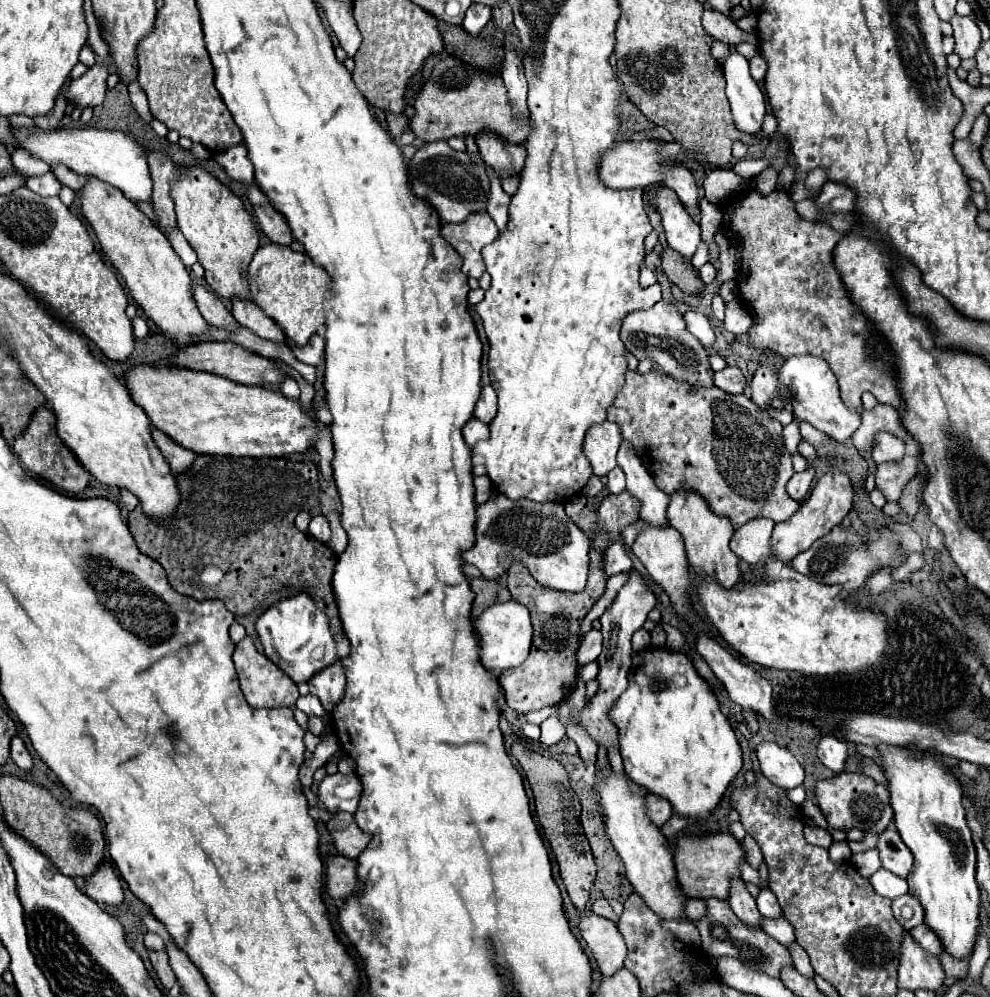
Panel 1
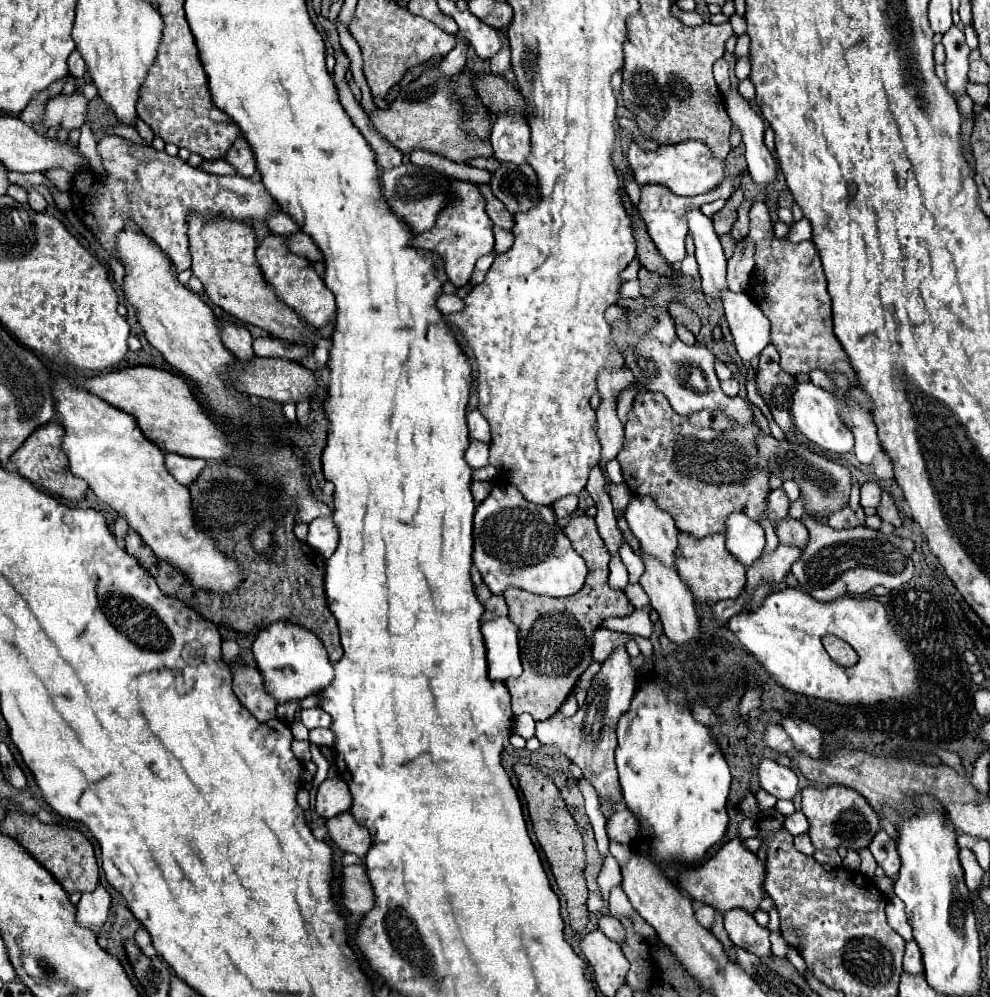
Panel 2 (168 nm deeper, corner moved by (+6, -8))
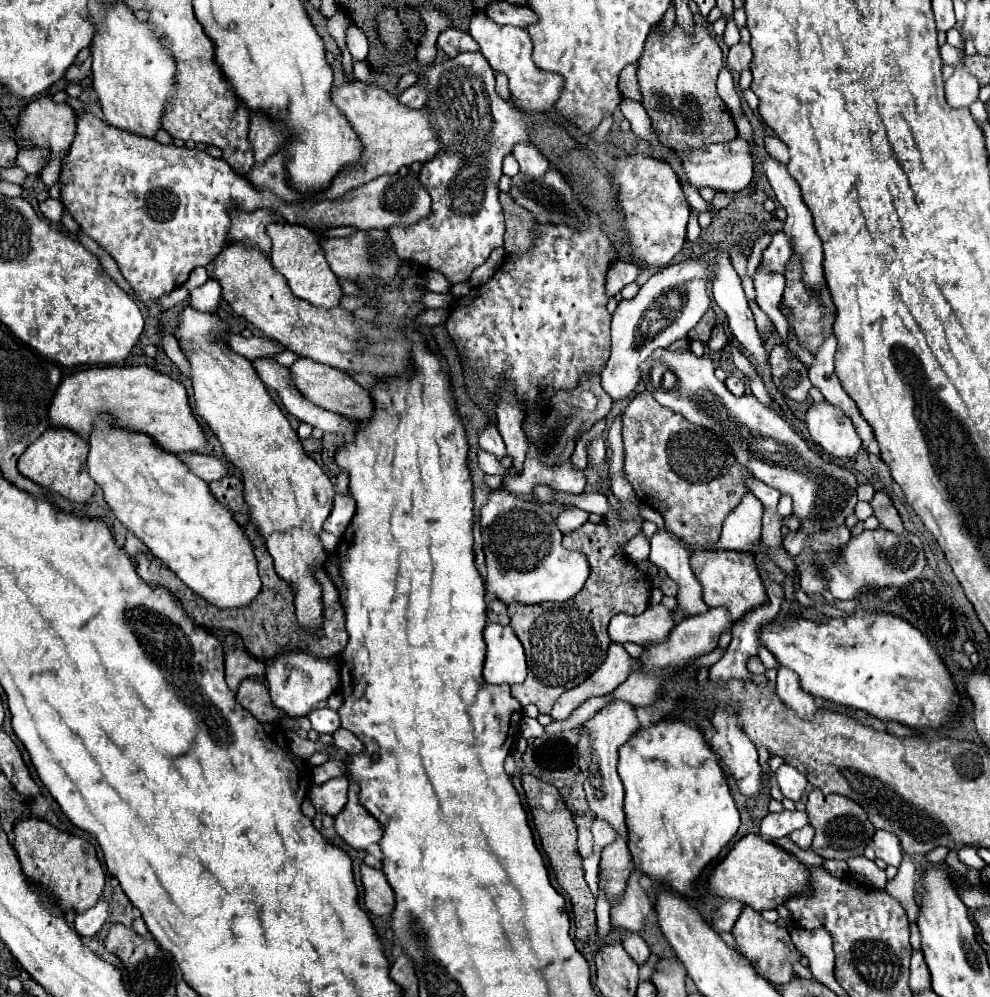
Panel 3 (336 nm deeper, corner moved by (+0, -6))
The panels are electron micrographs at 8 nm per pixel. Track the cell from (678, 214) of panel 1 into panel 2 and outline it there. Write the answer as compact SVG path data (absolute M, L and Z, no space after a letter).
M735 176L726 177L721 186L715 190L711 190L707 194L693 196L693 198L683 198L677 194L671 194L671 190L667 190L665 186L643 186L641 188L641 198L637 204L639 216L645 222L647 234L651 236L651 240L655 242L659 254L669 262L681 262L685 258L685 236L687 236L687 218L683 218L683 214L687 214L687 206L701 206L701 204L713 202L717 199L728 200L734 191Z

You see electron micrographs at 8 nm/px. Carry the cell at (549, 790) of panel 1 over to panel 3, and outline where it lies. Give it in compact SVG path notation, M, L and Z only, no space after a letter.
M531 774L521 776L529 810L533 814L535 828L541 838L541 846L549 856L549 862L555 870L555 878L559 886L569 894L571 906L573 906L573 916L575 916L575 936L579 940L589 938L589 930L595 926L595 896L591 894L585 878L583 878L583 866L581 866L581 856L577 852L577 826L573 822L573 814L567 810L559 790Z

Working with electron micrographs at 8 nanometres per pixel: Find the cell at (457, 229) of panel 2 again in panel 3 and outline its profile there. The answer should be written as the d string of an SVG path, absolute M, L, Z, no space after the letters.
M459 54L455 58L449 58L441 64L423 68L419 78L427 80L429 88L429 100L427 106L431 106L435 114L435 126L439 128L441 138L441 152L431 160L423 164L421 170L421 182L429 188L429 194L433 198L433 212L421 220L421 224L413 224L413 228L389 228L391 240L395 244L395 252L401 260L411 260L425 264L441 274L445 274L451 284L469 280L471 272L479 268L491 254L493 248L503 246L503 212L497 200L499 188L497 180L501 178L501 162L503 156L507 156L517 140L527 142L527 126L533 122L523 112L515 110L509 102L505 102L495 92L495 72L489 66L489 62L479 54Z

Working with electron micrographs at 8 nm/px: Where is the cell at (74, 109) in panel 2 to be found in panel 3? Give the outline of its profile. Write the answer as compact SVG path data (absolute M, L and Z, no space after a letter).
M43 96L35 102L31 102L19 118L17 124L17 132L21 132L21 136L25 136L25 140L33 138L33 146L39 148L49 148L51 156L63 152L67 154L73 138L75 138L75 130L77 130L77 114L75 110L67 104L67 102L55 102L51 96Z

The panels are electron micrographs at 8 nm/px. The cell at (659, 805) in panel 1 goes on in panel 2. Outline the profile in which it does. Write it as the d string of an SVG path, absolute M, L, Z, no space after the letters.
M619 808L607 820L605 830L607 830L609 840L619 842L619 844L629 844L629 840L633 840L639 832L639 822L635 814L631 814L627 808Z

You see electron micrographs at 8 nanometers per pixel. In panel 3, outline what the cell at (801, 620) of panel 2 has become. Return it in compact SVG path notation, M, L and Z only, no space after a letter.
M783 612L779 618L761 628L759 642L781 666L799 676L801 688L805 688L811 696L863 710L881 720L895 720L909 728L939 728L949 720L951 710L959 704L951 676L929 640L907 620L891 612L853 614L847 618L829 618L825 622L809 622L801 616L791 618L789 612Z

